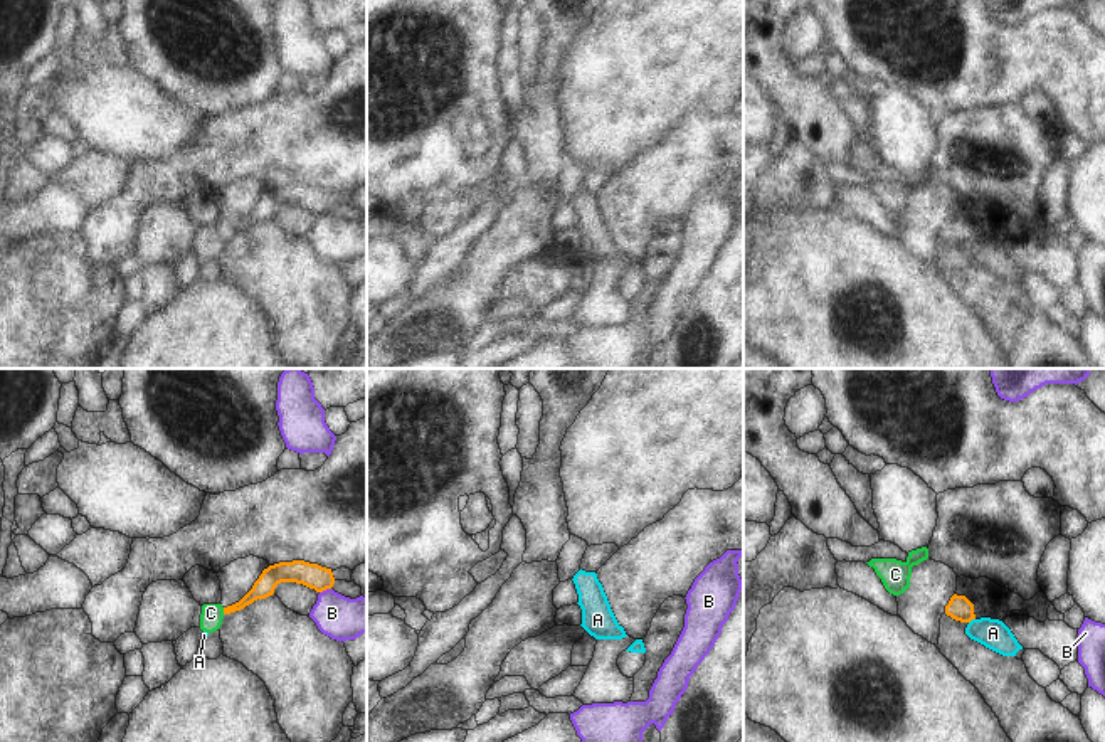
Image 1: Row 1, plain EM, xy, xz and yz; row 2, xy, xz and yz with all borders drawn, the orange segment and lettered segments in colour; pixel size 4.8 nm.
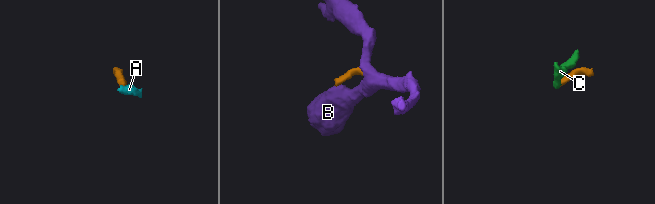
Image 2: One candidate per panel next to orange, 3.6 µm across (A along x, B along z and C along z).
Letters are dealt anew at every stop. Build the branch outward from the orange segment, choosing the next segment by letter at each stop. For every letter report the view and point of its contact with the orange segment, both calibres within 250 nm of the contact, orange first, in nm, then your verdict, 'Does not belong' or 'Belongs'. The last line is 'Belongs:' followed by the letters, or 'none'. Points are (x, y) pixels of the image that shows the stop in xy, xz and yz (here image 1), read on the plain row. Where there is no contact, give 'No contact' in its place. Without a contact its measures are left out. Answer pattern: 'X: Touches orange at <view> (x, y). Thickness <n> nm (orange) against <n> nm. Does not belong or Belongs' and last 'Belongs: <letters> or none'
A: Touches orange at yz (971, 243). Thickness 120 nm (orange) against 140 nm. Does not belong
B: Touches orange at xy (325, 212). Thickness 120 nm (orange) against 200 nm. Does not belong
C: Touches orange at xy (224, 234). Thickness 100 nm (orange) against 110 nm. Does not belong
Belongs: none

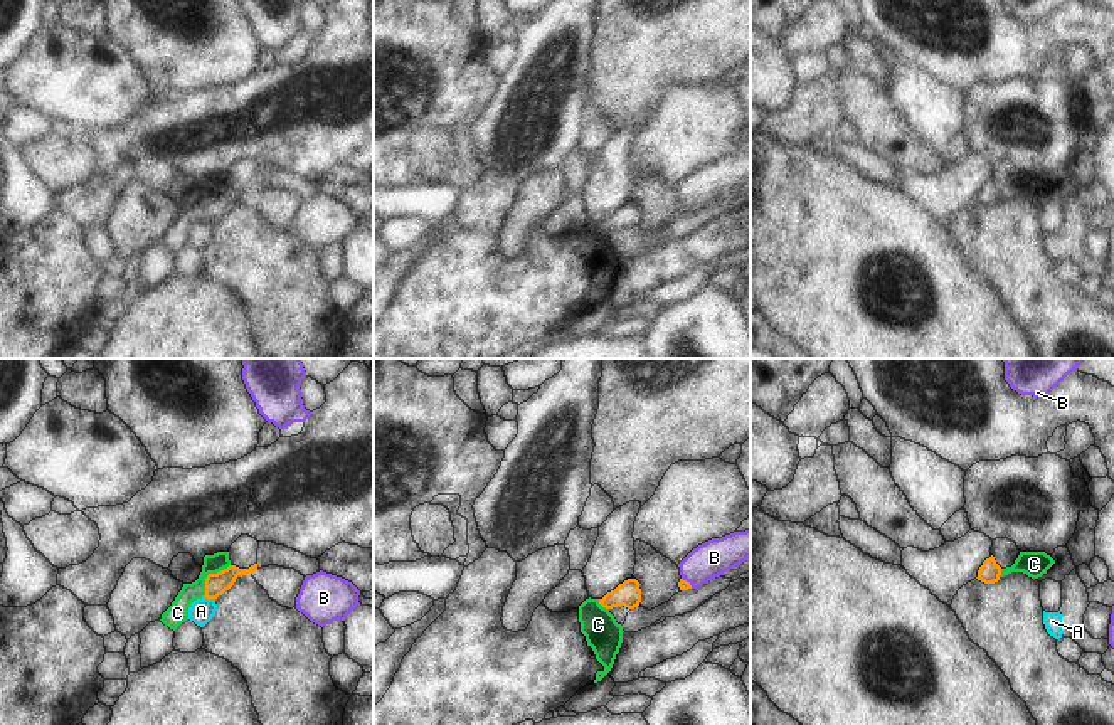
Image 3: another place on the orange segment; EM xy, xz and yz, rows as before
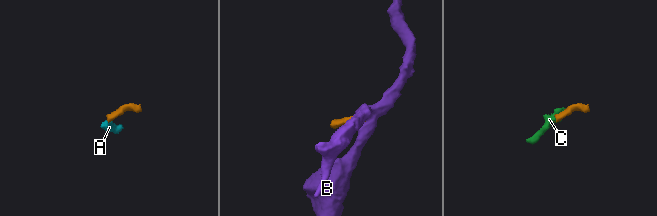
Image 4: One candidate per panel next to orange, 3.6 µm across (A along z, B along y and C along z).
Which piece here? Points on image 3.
A: Touches orange at xy (209, 221). Thickness 110 nm (orange) against 120 nm. Does not belong
B: Touches orange at xz (687, 206). Thickness 50 nm (orange) against 170 nm. Does not belong
C: Touches orange at xy (207, 199). Thickness 110 nm (orange) against 100 nm. Belongs
Belongs: C

